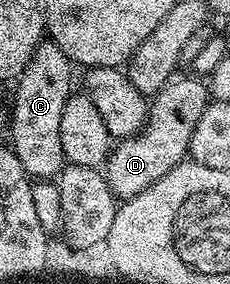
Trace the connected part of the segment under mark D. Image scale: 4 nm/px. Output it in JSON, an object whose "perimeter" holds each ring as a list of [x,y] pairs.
{"perimeter":[[[181,77],[170,78],[160,92],[152,95],[149,119],[145,121],[144,128],[130,138],[120,139],[110,150],[103,173],[118,199],[133,198],[139,192],[151,188],[155,180],[167,176],[171,168],[186,161],[195,124],[199,124],[199,116],[203,116],[209,106],[211,95],[208,85],[200,77]]]}

